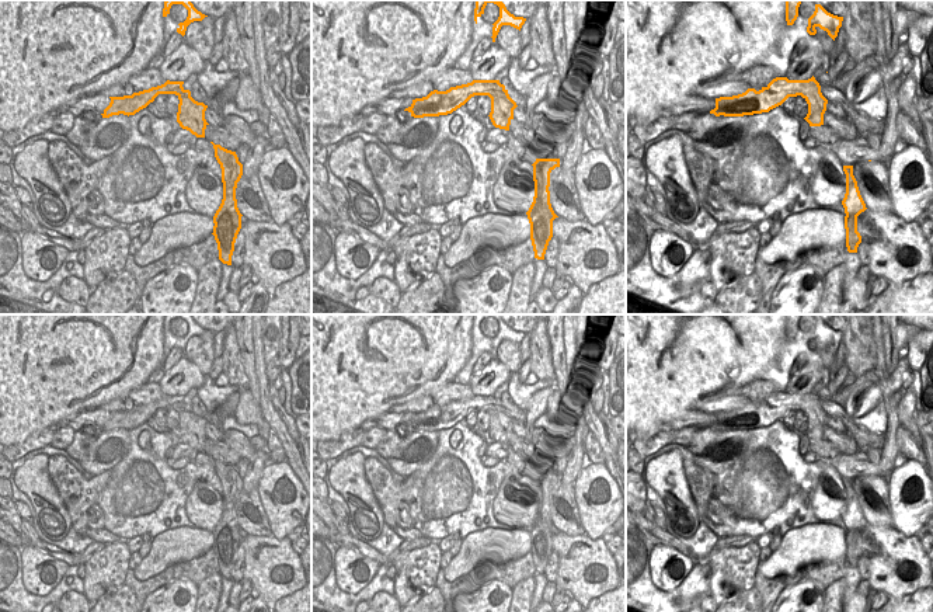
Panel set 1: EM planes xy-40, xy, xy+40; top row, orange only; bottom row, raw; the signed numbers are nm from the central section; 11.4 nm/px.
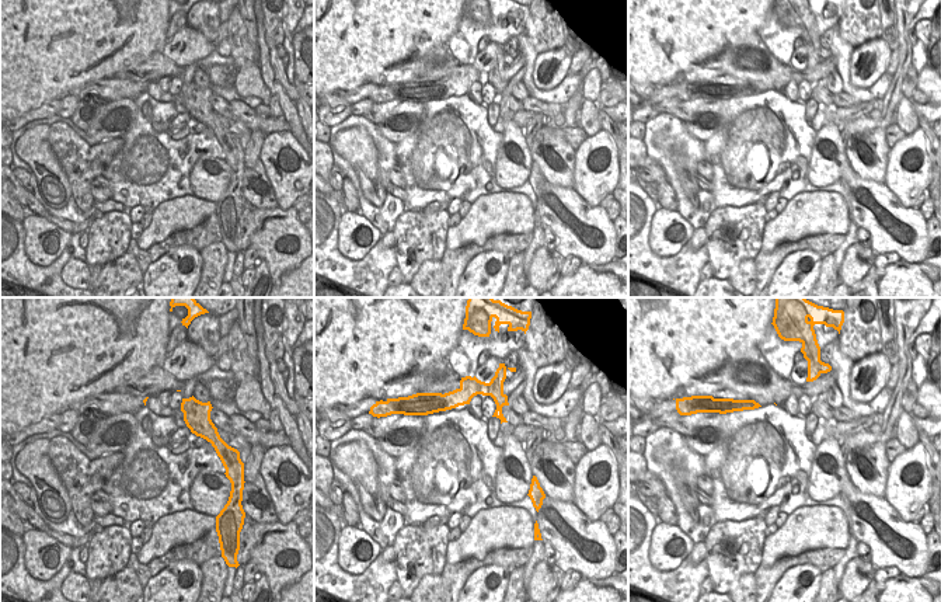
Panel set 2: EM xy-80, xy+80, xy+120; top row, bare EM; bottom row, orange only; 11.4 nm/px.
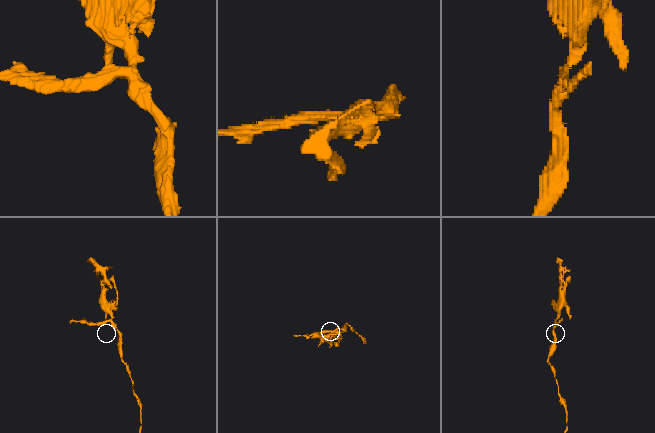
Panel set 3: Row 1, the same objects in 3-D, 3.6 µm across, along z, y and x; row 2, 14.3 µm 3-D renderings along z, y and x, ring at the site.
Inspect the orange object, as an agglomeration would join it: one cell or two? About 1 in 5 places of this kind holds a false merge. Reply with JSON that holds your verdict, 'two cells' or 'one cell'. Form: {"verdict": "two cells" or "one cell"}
{"verdict": "two cells"}

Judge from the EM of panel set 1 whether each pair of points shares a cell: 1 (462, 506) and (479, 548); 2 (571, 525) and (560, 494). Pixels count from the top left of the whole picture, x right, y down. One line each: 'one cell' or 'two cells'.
1: two cells
2: one cell

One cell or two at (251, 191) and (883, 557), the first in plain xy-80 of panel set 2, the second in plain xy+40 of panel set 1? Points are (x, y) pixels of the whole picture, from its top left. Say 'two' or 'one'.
two

